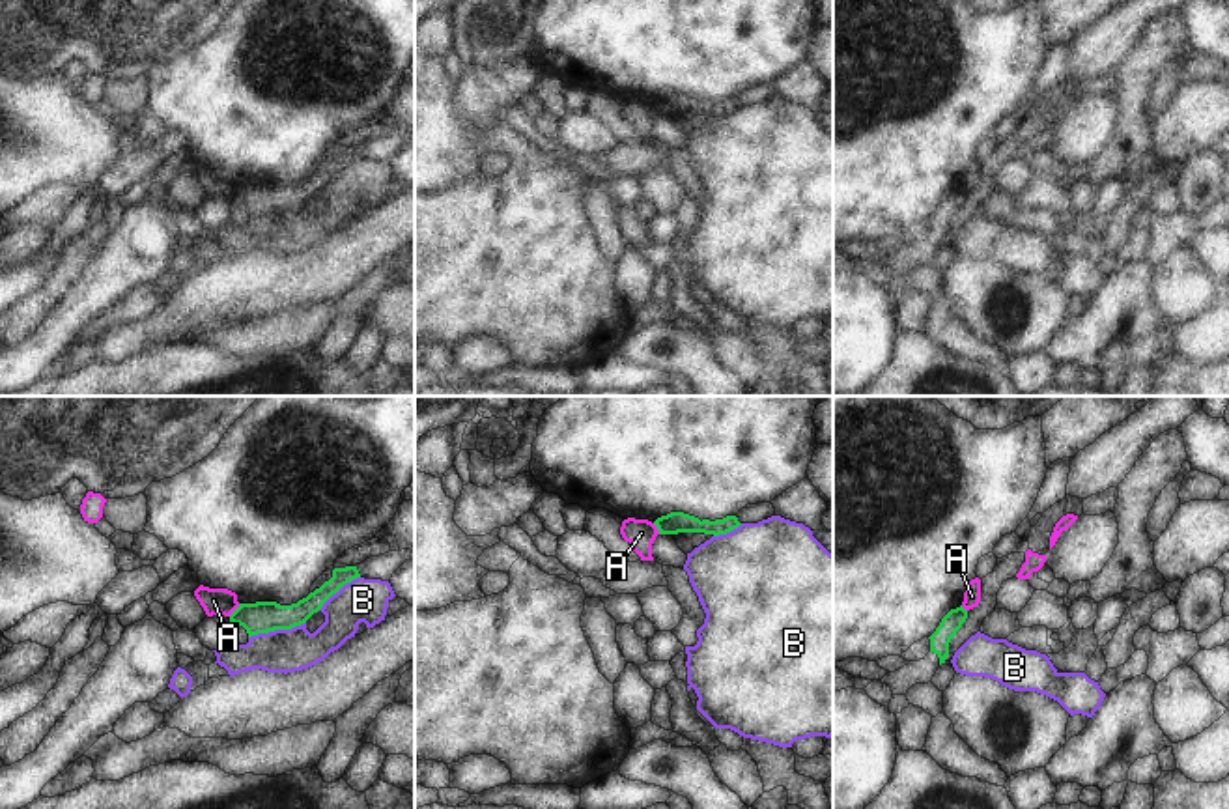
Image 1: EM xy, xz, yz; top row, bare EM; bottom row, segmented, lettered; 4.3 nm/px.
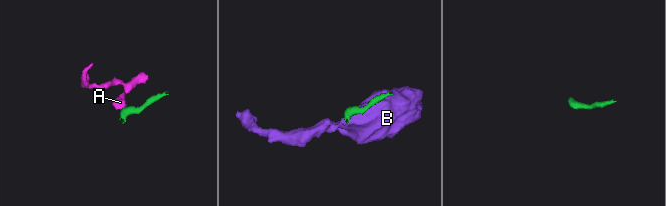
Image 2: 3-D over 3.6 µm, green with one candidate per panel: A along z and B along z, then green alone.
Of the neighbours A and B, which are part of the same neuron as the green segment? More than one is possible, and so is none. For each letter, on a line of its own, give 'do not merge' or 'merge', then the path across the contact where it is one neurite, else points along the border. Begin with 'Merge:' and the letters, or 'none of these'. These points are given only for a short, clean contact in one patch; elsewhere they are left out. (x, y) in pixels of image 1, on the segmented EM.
Merge: none of these
A: do not merge; border along xy (240, 604), (228, 615)
B: do not merge; border along xy (305, 621), (290, 628), (258, 632), (249, 638)

